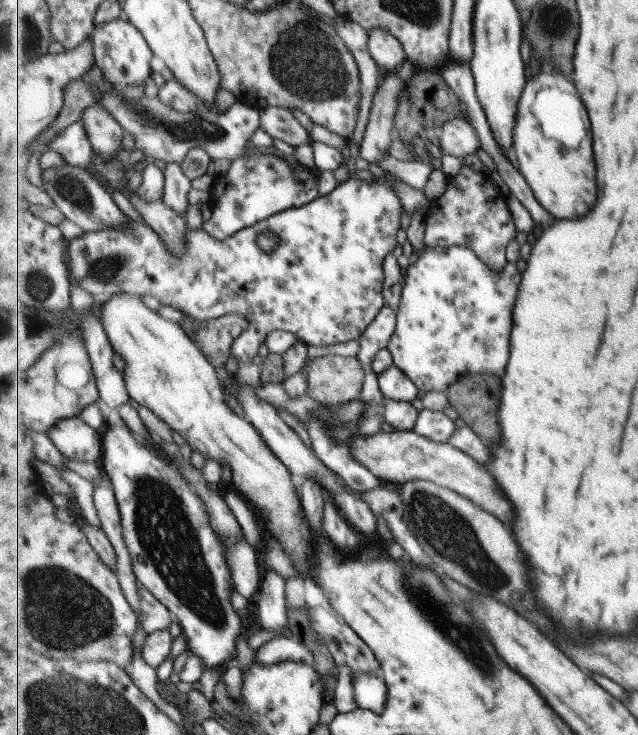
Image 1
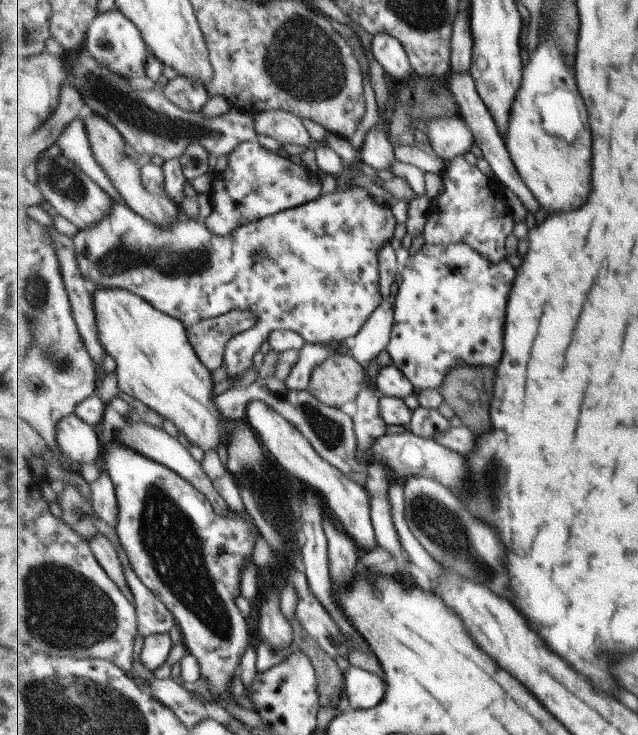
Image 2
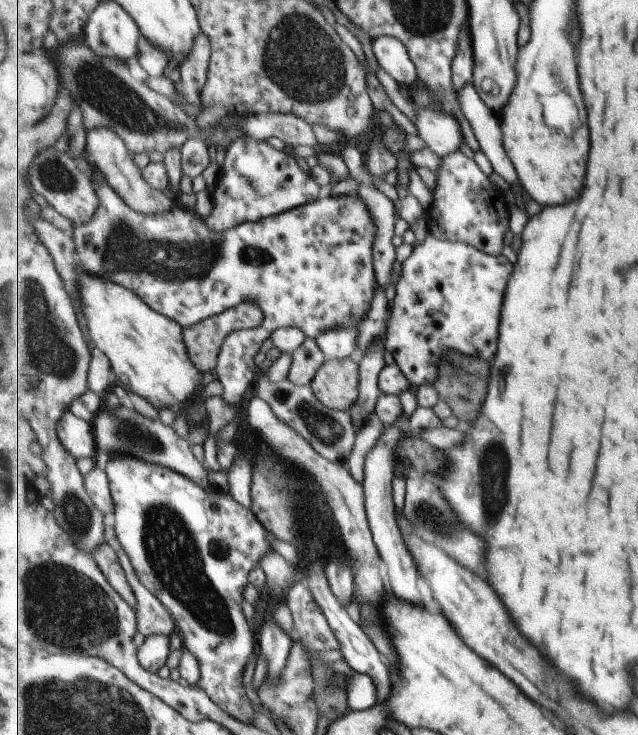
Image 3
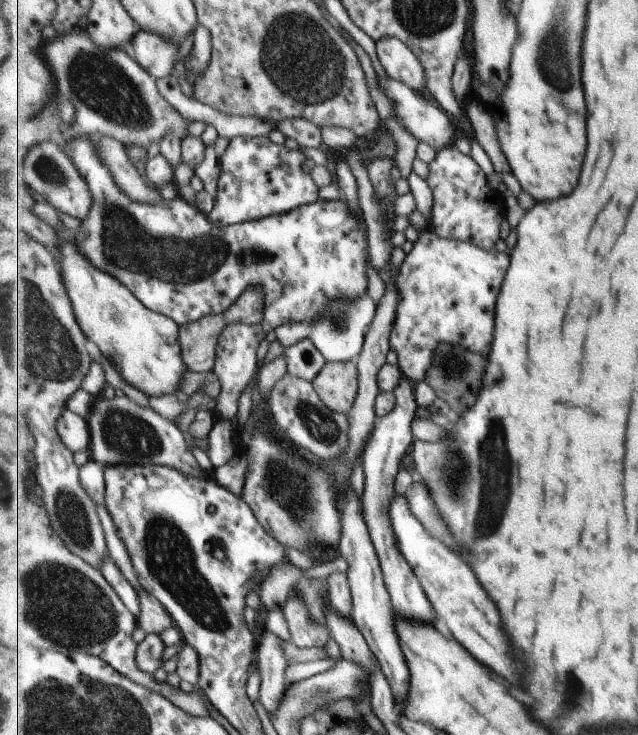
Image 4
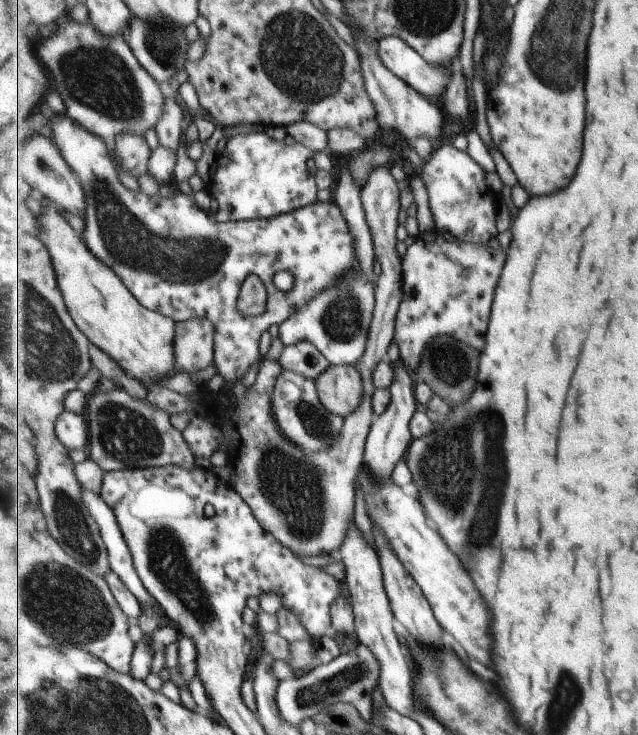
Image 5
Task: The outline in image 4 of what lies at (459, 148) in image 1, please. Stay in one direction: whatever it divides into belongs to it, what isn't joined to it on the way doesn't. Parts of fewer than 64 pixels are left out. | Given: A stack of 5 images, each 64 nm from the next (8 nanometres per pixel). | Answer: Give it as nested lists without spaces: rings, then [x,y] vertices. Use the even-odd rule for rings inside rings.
[[[388,74],[385,78],[378,79],[378,85],[392,102],[398,121],[401,122],[415,138],[419,138],[419,140],[429,144],[437,153],[441,152],[441,150],[445,150],[449,146],[453,146],[454,143],[451,143],[451,140],[453,140],[453,136],[455,136],[455,124],[451,124],[449,116],[445,114],[445,111],[441,112],[439,106],[431,104],[429,100],[423,98],[421,92],[411,88],[407,83],[402,83],[399,82],[399,80],[395,80],[395,78],[391,78]]]

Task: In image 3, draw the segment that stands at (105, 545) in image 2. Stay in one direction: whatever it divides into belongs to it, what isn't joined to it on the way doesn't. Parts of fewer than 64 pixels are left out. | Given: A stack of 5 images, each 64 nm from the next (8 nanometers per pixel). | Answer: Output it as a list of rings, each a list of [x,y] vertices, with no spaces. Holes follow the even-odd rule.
[[[105,542],[103,546],[95,548],[93,556],[110,580],[111,586],[114,586],[115,590],[118,590],[119,594],[122,594],[123,598],[125,598],[132,607],[137,609],[138,602],[135,591],[131,584],[129,584],[129,579],[127,578],[127,574],[125,574],[125,570],[123,570],[121,564],[119,564],[117,552]]]

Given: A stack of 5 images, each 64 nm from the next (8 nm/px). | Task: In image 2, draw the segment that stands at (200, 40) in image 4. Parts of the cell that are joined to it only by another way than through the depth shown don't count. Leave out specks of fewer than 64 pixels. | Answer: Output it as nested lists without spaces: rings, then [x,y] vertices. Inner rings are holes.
[[[187,76],[177,77],[175,81],[164,81],[165,86],[160,91],[166,95],[175,106],[186,111],[199,112],[205,108],[210,96],[208,90]]]

